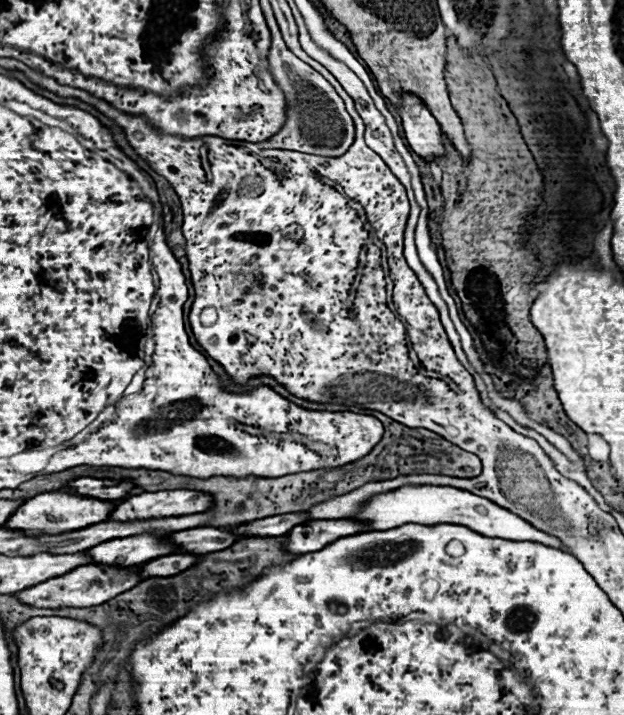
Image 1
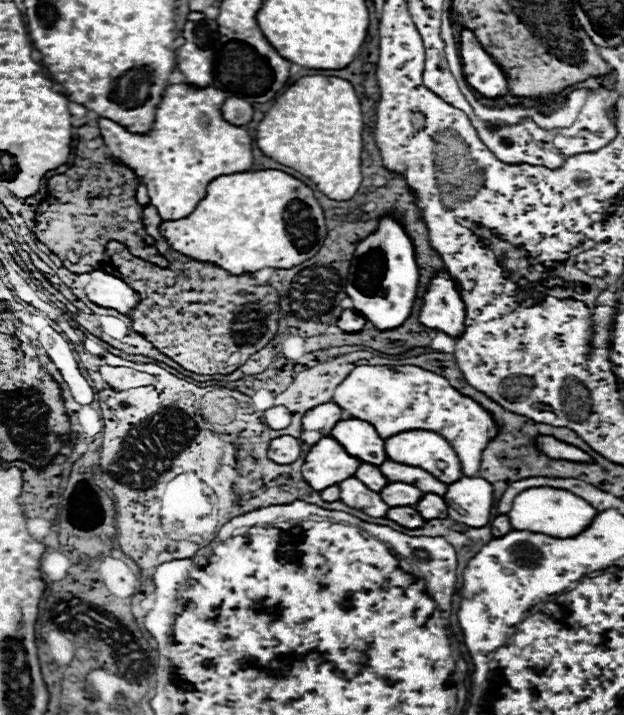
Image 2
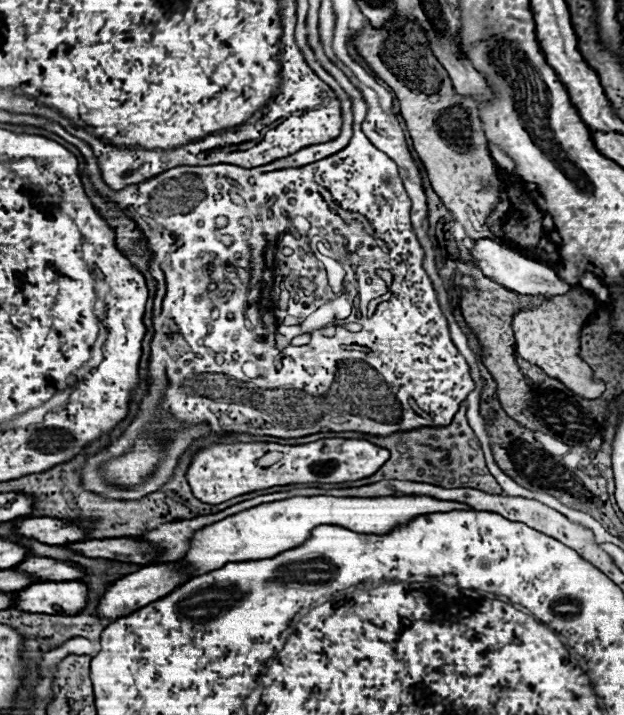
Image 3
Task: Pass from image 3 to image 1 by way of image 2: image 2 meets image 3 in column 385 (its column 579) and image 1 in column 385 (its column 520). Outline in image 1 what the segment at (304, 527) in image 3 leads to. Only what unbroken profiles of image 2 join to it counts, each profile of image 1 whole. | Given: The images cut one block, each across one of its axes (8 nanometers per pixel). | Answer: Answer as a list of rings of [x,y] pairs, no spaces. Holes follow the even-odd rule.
[[[402,486],[392,492],[376,494],[374,498],[366,500],[364,506],[348,516],[348,520],[362,520],[368,530],[390,530],[404,524],[422,524],[422,526],[434,526],[434,524],[458,524],[466,526],[482,536],[492,538],[506,538],[506,540],[534,540],[546,546],[562,548],[560,540],[554,536],[548,536],[546,532],[536,530],[520,516],[508,512],[506,508],[500,508],[498,504],[476,496],[472,492],[452,488],[452,486]]]

